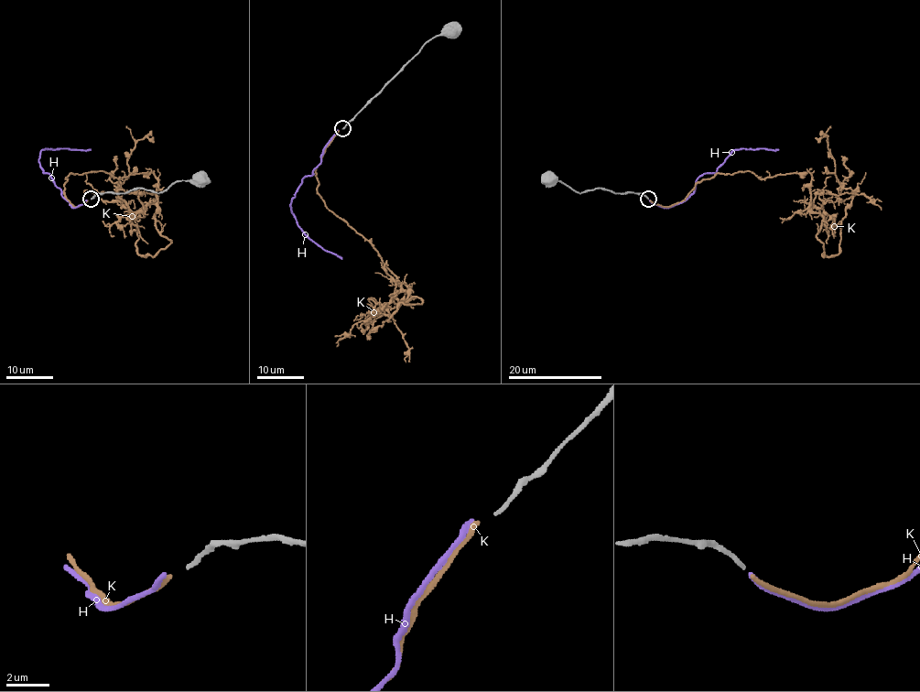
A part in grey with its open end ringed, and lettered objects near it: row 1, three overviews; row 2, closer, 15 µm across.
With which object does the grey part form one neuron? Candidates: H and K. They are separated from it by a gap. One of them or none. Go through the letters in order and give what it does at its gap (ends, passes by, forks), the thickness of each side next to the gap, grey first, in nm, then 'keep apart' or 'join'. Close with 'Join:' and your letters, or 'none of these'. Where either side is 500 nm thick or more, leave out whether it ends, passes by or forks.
H: it ends there; 190 nm thick on the grey side, 240 nm on the other; keep apart
K: it ends there; 190 nm thick on the grey side, 220 nm on the other; join
Join: K

